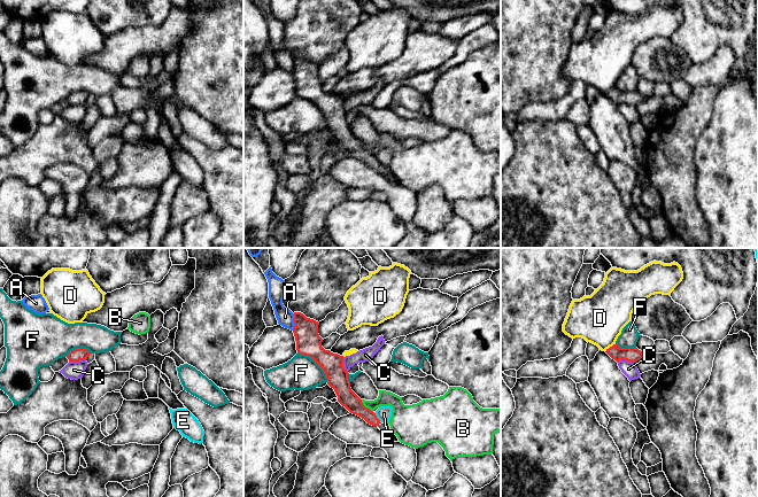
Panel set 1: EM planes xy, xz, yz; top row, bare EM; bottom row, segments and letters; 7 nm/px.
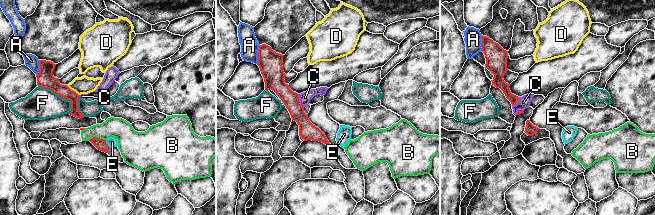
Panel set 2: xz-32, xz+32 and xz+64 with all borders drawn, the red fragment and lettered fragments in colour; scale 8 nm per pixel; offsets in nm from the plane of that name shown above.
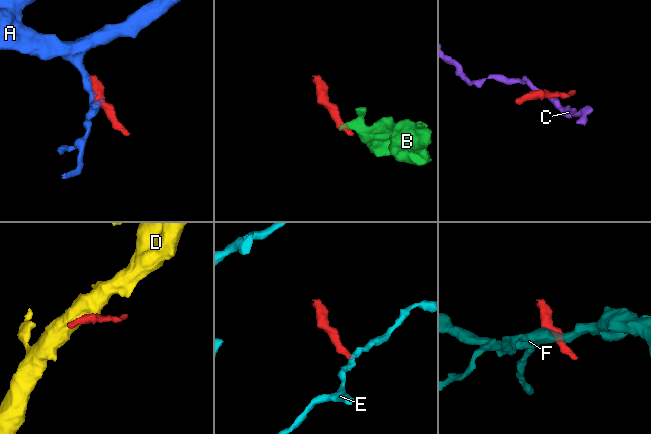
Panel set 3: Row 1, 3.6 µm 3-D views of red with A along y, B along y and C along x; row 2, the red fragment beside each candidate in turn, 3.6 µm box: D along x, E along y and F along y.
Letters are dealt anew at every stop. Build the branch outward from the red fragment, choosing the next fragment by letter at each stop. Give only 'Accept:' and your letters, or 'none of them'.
Accept: none of them

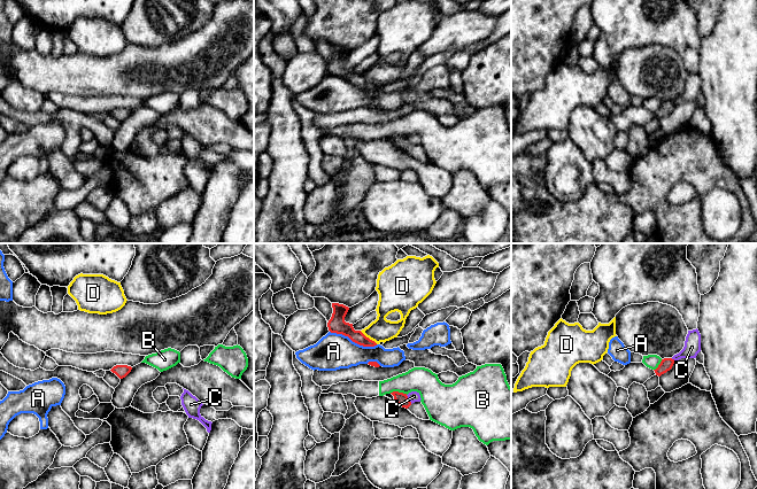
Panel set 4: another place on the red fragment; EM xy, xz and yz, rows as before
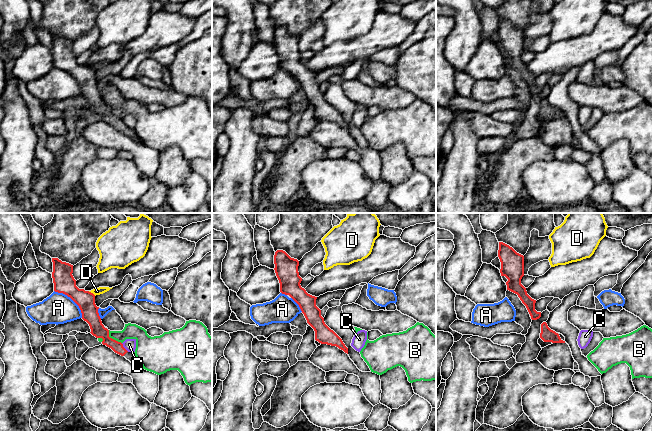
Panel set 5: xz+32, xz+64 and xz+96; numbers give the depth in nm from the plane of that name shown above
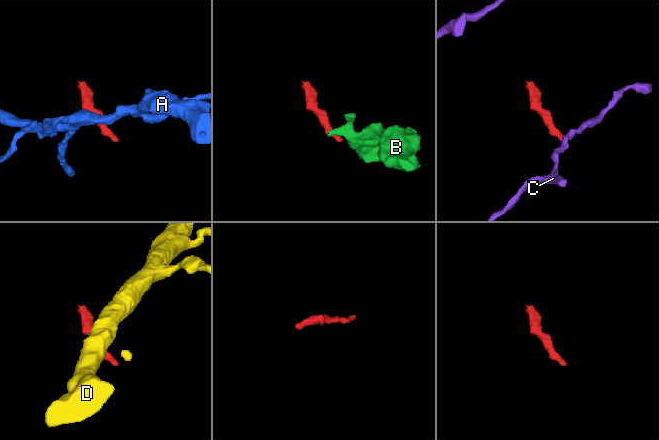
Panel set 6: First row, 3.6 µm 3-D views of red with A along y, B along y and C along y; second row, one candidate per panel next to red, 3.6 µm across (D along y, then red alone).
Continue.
Accept: none of them

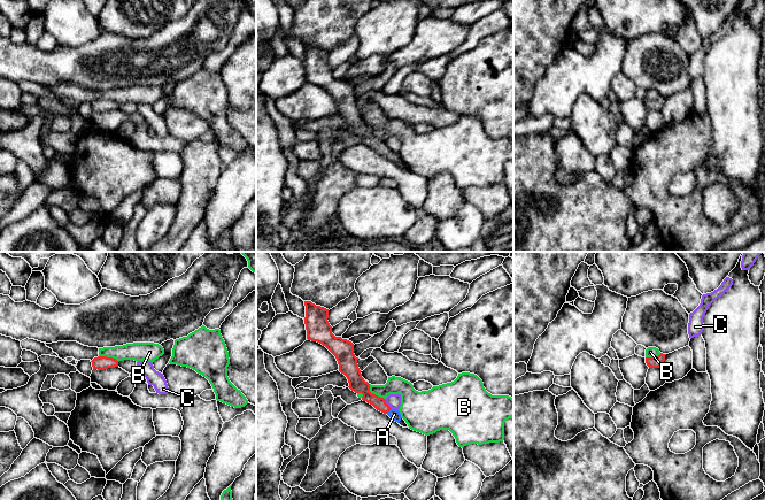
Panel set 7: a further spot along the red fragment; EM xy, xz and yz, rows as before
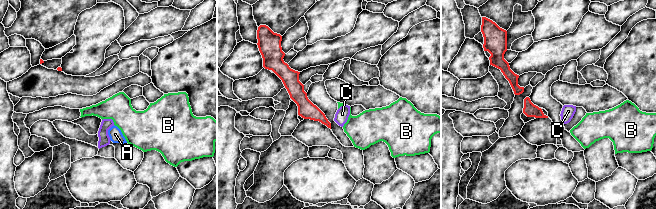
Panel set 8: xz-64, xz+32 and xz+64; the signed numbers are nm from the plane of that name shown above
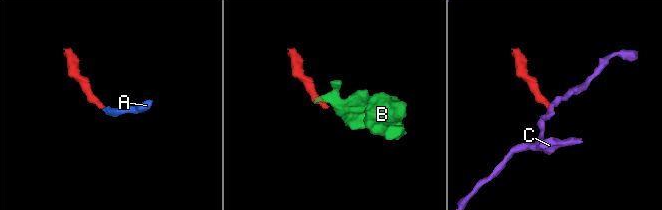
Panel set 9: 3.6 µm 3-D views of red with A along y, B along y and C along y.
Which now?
Accept: A

